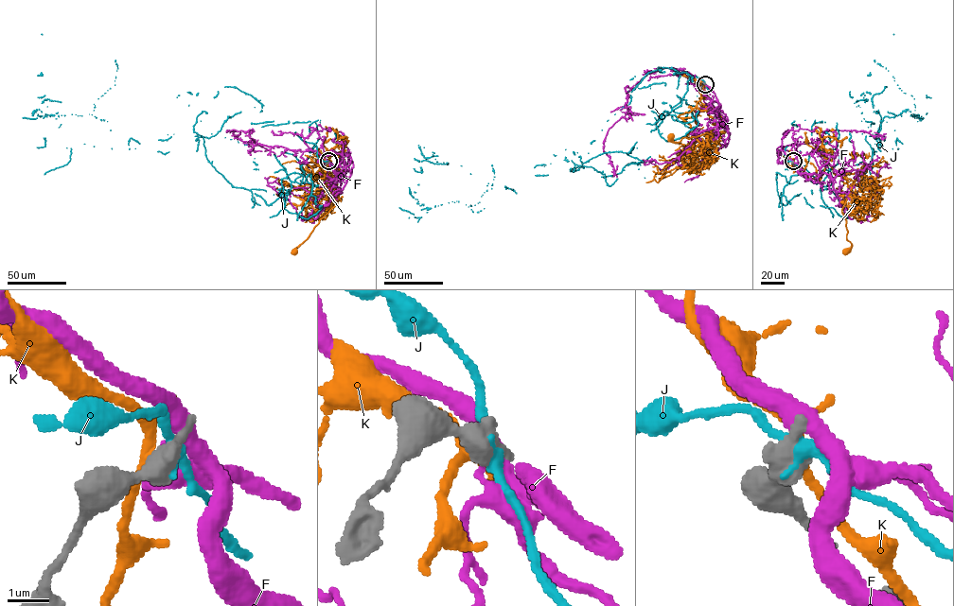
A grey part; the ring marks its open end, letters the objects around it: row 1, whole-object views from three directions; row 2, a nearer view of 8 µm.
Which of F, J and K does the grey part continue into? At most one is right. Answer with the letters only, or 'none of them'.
none of them

